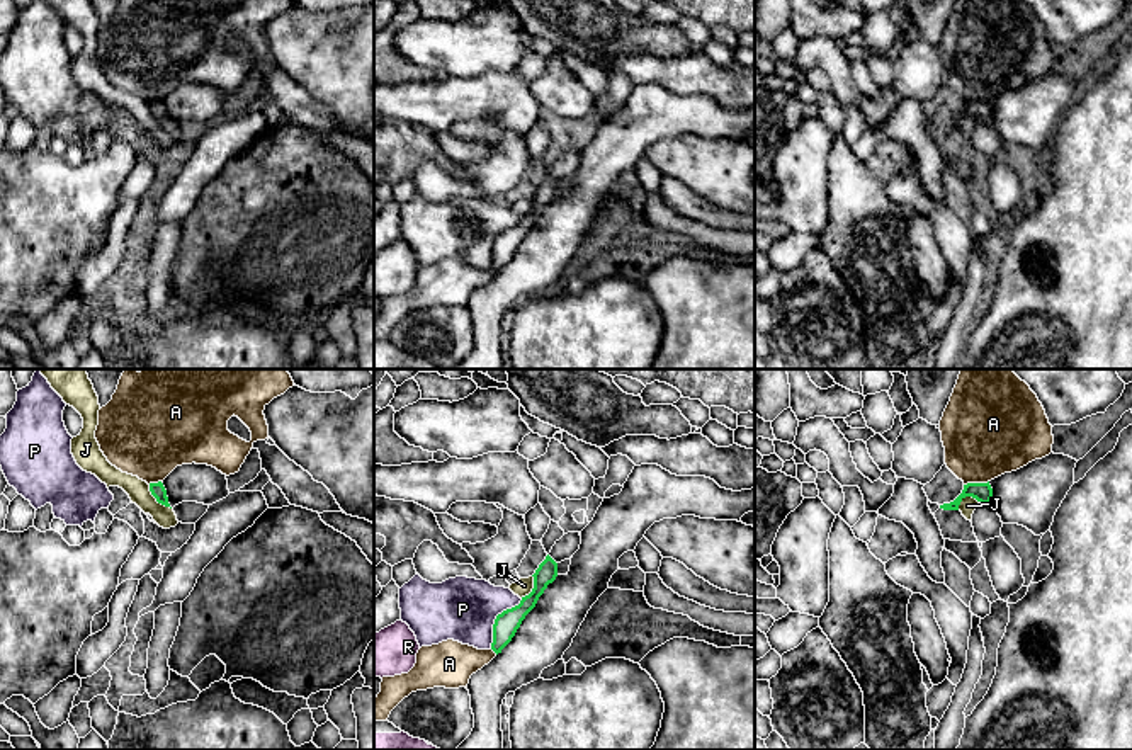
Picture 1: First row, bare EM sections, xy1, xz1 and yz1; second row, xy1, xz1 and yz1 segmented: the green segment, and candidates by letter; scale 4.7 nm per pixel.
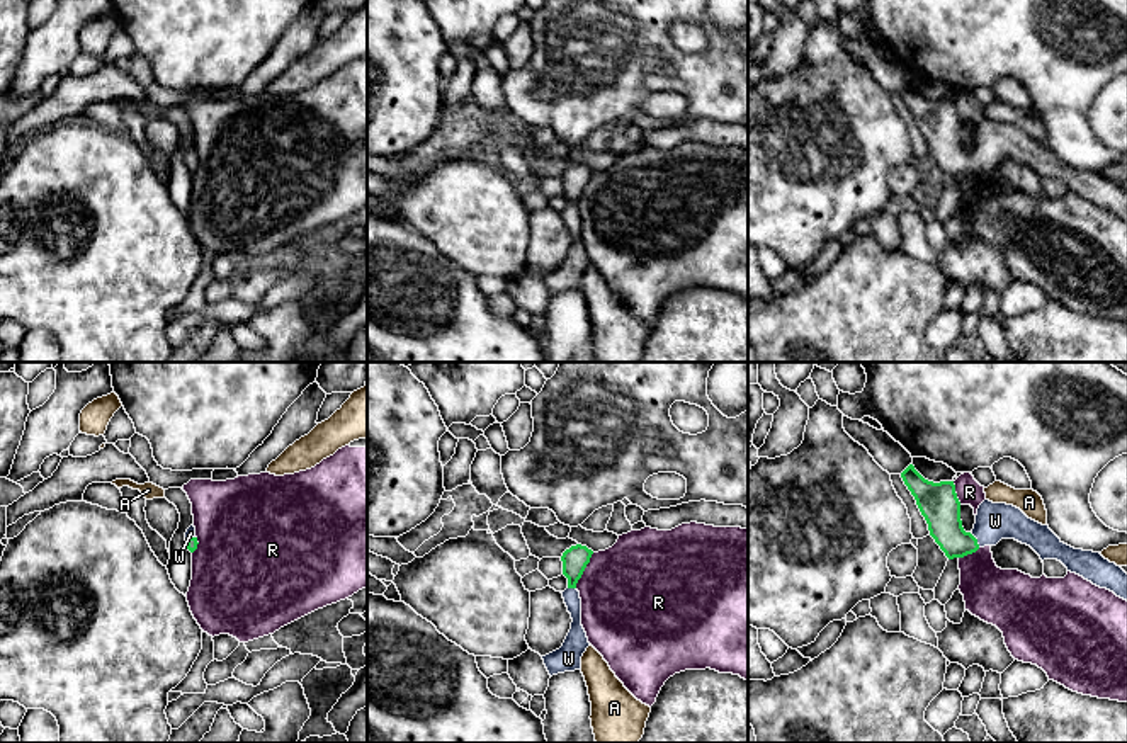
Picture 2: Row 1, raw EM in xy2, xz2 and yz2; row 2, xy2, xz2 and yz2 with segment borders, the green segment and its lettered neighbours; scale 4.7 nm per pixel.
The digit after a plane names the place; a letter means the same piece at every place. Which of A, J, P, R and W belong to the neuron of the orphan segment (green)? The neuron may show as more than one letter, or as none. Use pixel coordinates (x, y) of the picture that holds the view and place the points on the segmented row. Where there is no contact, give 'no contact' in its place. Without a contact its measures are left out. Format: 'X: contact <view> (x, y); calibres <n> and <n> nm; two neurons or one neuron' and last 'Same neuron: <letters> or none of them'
A: contact yz1 (976, 483); calibres 90 and 420 nm; two neurons
J: contact xy1 (157, 500); calibres 70 and 110 nm; two neurons
P: contact xz1 (495, 619); calibres 120 and 300 nm; two neurons
R: contact xz2 (583, 570); calibres 120 and 480 nm; two neurons
W: contact yz2 (976, 539); calibres 190 and 180 nm; one neuron
Same neuron: W

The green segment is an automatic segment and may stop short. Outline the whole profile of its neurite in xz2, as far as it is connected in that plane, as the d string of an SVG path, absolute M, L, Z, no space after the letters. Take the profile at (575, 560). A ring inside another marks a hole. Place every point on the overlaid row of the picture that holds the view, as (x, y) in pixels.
M576 544L566 549L561 556L563 575L568 578L568 588L563 593L568 612L571 614L571 629L563 646L542 656L549 675L581 670L581 656L590 646L586 632L581 626L581 598L576 583L581 578L593 551L586 546Z

